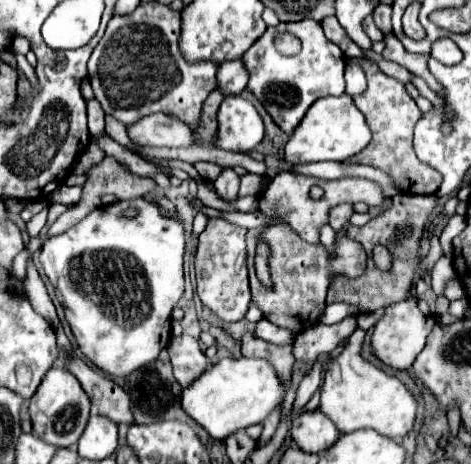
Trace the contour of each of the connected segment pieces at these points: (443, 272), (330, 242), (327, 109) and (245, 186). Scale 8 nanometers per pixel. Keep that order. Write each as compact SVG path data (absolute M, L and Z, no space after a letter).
M443 256L443 258L435 264L435 268L433 268L433 288L435 288L435 294L437 294L437 296L443 296L447 282L451 282L453 278L455 278L453 262L451 262L451 258Z
M328 224L323 226L320 230L320 241L322 244L325 244L329 254L331 256L334 256L334 250L335 250L335 236L336 231L331 228Z
M343 94L335 98L321 98L309 112L305 120L297 126L297 132L291 134L285 146L285 162L289 164L305 164L305 162L321 162L333 160L343 162L355 154L359 154L371 142L371 130L365 122L365 116L353 104L353 98Z
M245 174L241 178L241 188L239 188L239 196L247 196L247 194L257 194L261 182L265 178L263 176L257 176L257 174Z

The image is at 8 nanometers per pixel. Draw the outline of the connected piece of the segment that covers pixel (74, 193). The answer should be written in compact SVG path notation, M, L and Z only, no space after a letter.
M59 186L53 194L51 194L51 202L59 202L59 204L67 204L73 206L79 202L81 196L81 186Z

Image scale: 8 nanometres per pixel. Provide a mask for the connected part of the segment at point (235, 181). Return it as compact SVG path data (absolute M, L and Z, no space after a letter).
M223 166L221 174L217 176L217 180L213 182L217 194L225 200L235 200L237 198L237 188L239 188L239 176L235 174L233 168Z

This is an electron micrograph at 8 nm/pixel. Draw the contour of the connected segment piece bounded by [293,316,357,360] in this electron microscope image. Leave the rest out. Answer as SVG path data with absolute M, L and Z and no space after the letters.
M353 316L337 322L337 324L315 324L313 328L307 328L301 332L301 336L295 338L293 350L297 360L313 360L319 354L327 352L331 354L343 340L347 340L353 330L357 328L357 320Z

